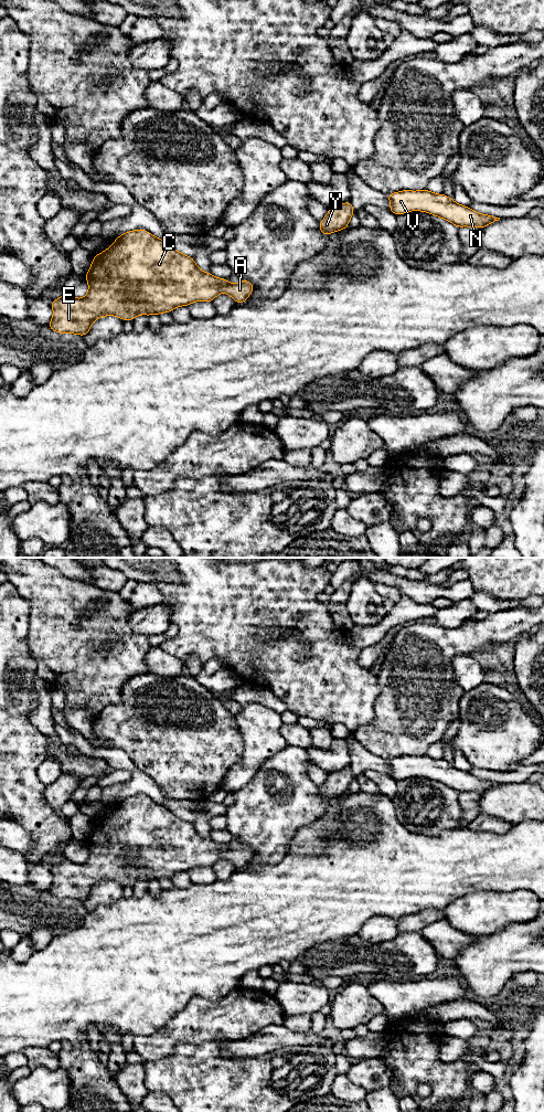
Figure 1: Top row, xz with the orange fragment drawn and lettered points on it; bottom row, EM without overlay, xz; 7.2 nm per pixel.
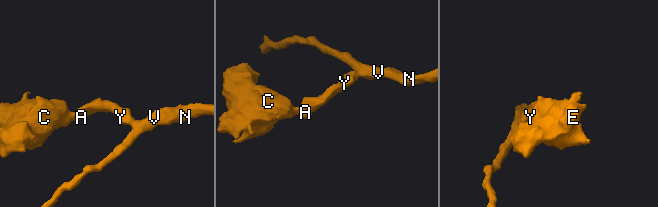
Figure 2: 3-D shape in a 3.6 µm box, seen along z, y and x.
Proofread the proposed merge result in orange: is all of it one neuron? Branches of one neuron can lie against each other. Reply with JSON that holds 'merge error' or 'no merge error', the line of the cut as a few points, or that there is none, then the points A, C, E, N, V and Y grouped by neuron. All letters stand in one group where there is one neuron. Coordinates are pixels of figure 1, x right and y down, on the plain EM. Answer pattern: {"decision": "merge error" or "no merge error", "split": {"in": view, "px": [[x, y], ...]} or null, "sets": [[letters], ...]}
{"decision": "no merge error", "split": null, "sets": [["A", "C", "E", "N", "V", "Y"]]}

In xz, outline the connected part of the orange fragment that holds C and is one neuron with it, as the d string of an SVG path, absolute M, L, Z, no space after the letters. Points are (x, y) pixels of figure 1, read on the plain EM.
M146 795L126 797L106 816L94 820L85 844L88 847L85 862L75 864L64 858L51 867L53 882L47 891L52 896L86 901L92 889L104 881L116 881L125 887L139 880L160 880L194 867L213 867L222 857L243 869L254 856L248 846L232 849L201 836L193 823L178 817Z

